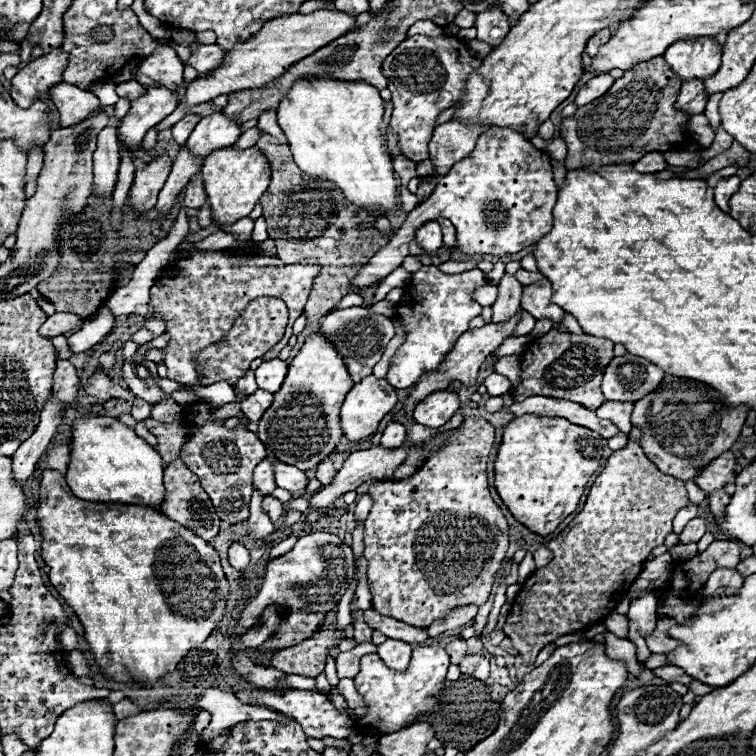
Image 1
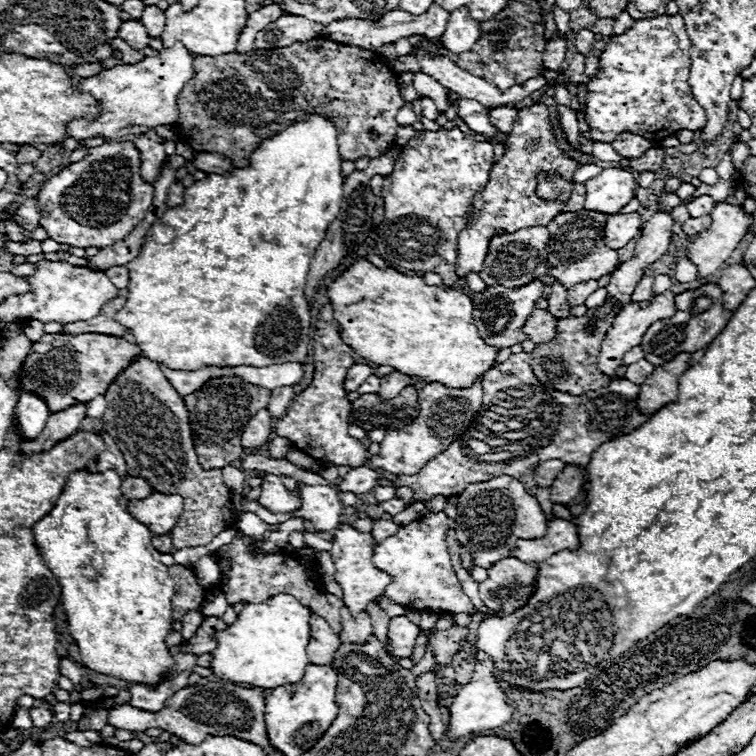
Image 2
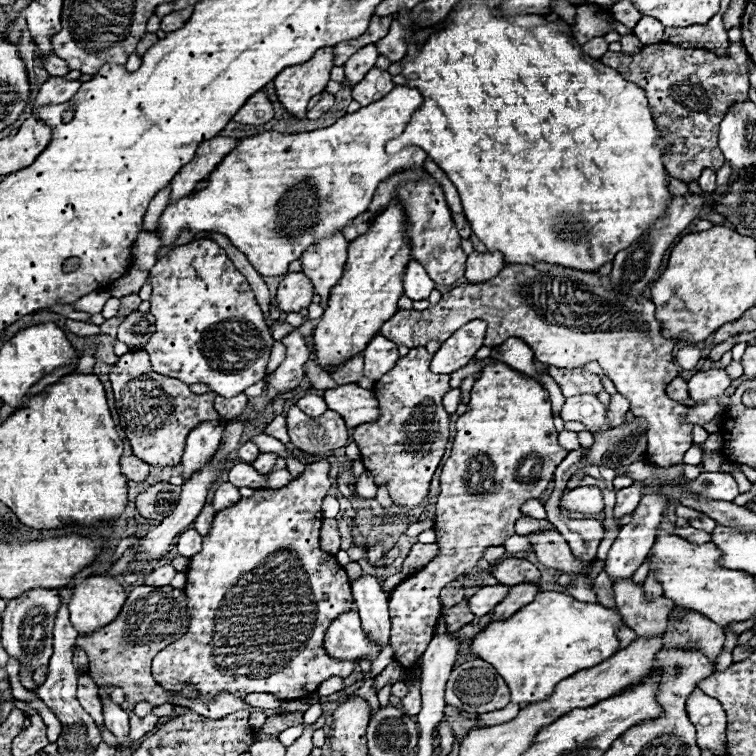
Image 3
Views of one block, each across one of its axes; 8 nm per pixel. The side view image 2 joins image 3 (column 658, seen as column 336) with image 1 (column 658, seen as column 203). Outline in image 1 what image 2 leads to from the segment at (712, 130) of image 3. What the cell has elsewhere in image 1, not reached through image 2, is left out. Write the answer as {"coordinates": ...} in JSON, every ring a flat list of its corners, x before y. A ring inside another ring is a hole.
{"coordinates":[[662,56,638,62,632,70,626,70,602,98,596,98,588,106,580,106,572,118,562,120,560,132,568,146,568,156,564,160,566,168,600,170,612,164,632,164,654,150,678,150,688,140,684,128,688,114,682,114,674,106,680,86,682,82]]}

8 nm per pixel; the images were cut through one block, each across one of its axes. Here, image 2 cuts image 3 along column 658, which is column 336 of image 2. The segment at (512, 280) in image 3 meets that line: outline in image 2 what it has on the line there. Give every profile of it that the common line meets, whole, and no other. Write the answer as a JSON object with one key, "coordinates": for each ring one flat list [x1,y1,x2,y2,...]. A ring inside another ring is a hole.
{"coordinates":[[326,304,320,308,316,316,316,336,314,336,314,380,312,384,300,392,294,402,290,404,286,416,282,416,274,430,278,436,288,438,298,450,306,452,308,456,330,462,334,466,350,466,358,468,364,466,366,460,366,446,348,434,348,416,352,404,346,400,344,378,348,368,354,364,352,348,342,342,340,326,332,316,332,306]]}

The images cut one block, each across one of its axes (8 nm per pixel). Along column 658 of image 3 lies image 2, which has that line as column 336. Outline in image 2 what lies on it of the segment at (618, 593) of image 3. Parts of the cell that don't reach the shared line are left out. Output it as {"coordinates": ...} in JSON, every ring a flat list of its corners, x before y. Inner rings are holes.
{"coordinates":[[224,544,218,550,220,556,230,558,230,568,224,572,222,576,222,590,224,596,228,600,228,604,238,604,238,602,264,602,276,594,290,594,294,598,298,598,298,602,302,602,306,608,314,610,318,616,326,618,326,622,336,630,336,634,340,634,342,624,340,624,340,608,344,606,344,602,340,598,336,598,334,594,328,592,320,592,314,582,308,578,308,570,304,566,300,566,296,562,296,558,288,558,284,554,258,554,256,546,242,546,242,544],[272,578,284,578,278,584,272,584]]}

